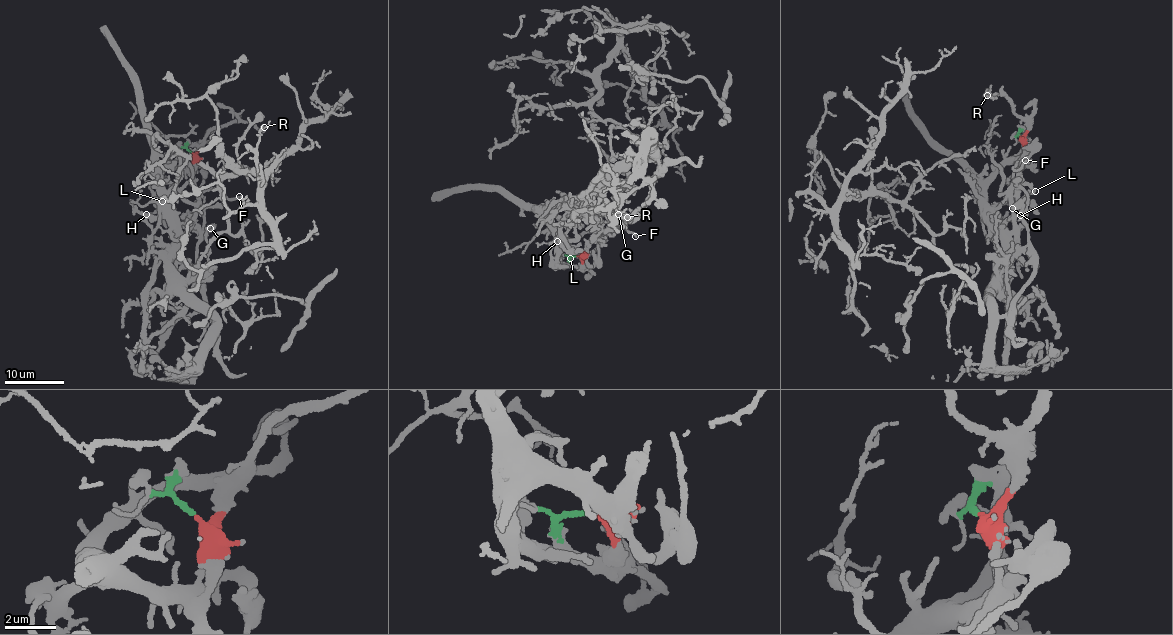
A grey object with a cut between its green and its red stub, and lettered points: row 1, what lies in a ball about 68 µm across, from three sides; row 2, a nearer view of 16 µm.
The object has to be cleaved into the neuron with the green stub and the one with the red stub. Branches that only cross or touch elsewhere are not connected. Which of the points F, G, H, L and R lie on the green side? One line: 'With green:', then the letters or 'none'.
With green: H, L

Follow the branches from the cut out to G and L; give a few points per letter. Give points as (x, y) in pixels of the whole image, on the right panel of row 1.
G: (1019, 136), (1023, 147), (1021, 169), (1014, 185), (1027, 194), (1027, 205), (1022, 208), (1015, 205), (1011, 208)
L: (1019, 136), (1023, 130), (1023, 148), (985, 187), (986, 205), (1018, 203), (1036, 191)

